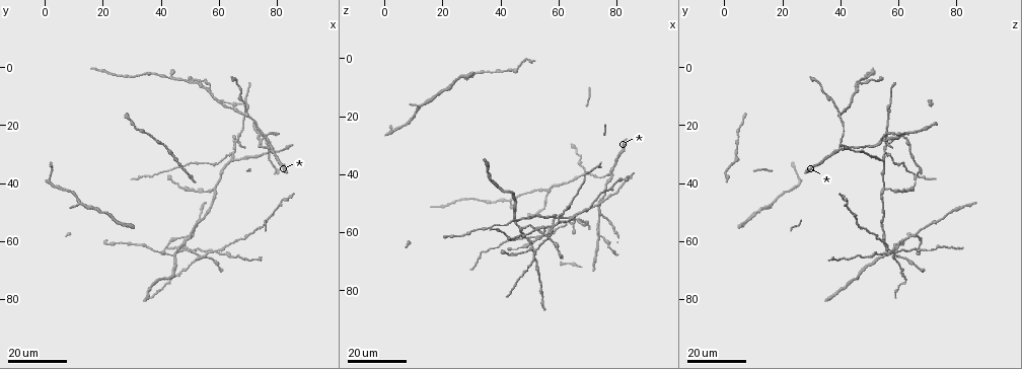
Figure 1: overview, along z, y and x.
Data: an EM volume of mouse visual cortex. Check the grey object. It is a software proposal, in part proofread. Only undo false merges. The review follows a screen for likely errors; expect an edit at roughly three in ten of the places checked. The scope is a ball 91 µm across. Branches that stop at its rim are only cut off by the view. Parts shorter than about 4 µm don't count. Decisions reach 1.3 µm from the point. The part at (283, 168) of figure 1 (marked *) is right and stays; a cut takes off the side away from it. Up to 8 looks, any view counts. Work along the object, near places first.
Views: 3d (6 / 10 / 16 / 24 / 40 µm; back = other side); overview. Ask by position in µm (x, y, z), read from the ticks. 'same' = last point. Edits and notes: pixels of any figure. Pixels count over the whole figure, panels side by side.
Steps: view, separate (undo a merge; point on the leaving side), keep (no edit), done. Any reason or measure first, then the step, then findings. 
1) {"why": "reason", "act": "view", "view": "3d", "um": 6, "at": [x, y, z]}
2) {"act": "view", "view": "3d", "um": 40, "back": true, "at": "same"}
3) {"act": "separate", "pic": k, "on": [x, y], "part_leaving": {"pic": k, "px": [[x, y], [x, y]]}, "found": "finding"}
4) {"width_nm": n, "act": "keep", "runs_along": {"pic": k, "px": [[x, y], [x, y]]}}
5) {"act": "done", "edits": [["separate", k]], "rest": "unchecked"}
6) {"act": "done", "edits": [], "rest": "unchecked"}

{"why": "four-way junction", "act": "view", "view": "3d", "um": 24, "at": [50, 58, 66]}

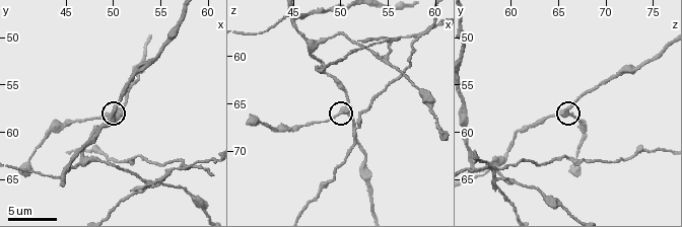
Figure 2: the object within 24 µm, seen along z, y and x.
{"why": "closer look", "act": "view", "view": "3d", "um": 6, "at": [50.4, 57.8, 66.0]}

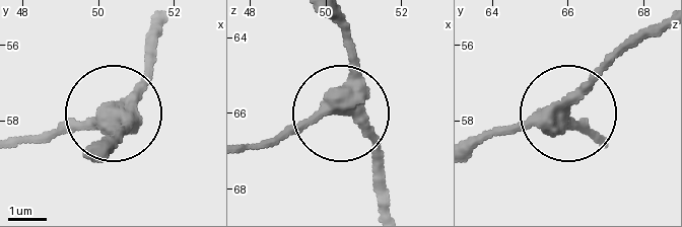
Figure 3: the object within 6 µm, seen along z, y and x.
{"act": "view", "view": "3d", "um": 6, "back": true, "at": [50.55, 57.60, 65.90]}

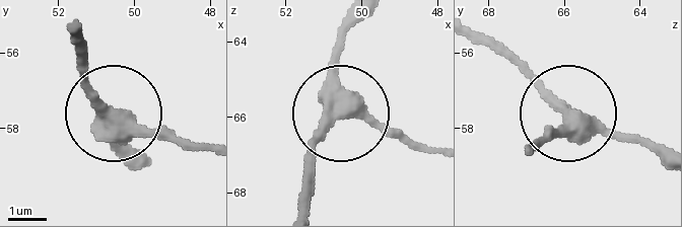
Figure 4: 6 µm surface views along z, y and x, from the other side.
{"width_nm": 380, "act": "keep", "runs_along": {"pic": 4, "px": [[359, 21], [340, 51], [343, 105], [437, 151]]}, "found": "one neuron here"}

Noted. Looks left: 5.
{"why": "four arms meet", "act": "view", "view": "3d", "um": 6, "at": [45.0, 64.0, 56.2]}

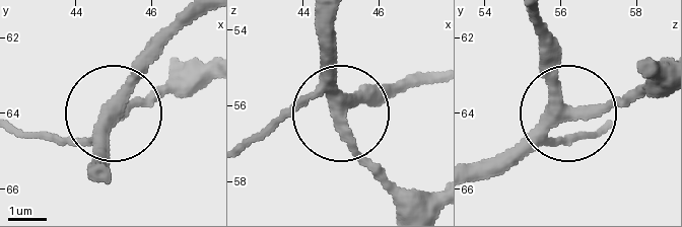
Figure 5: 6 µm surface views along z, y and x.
{"act": "view", "view": "3d", "um": 6, "back": true, "at": [44.90, 64.05, 55.95]}

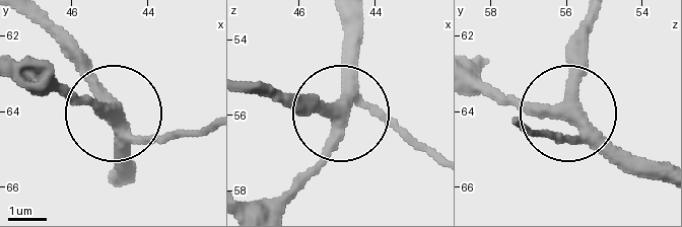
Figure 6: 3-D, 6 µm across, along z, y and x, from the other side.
{"side_arm_um": 44, "act": "keep", "found": "continuous, no second neuron"}

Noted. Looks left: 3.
{"why": "three-way junction", "act": "view", "view": "3d", "um": 16, "at": [64, 30, 56]}

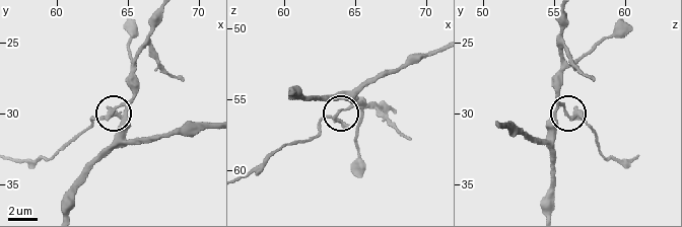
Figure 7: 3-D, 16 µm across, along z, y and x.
{"act": "view", "view": "3d", "um": 10, "at": [64.8, 29.4, 55.6]}

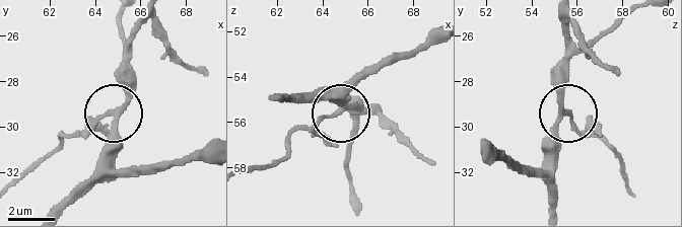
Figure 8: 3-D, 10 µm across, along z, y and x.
{"act": "separate", "pic": 8, "on": [90, 127], "part_leaving": {"pic": 8, "px": [[114, 111], [80, 133], [65, 134], [16, 175]]}, "found": "two neurons meet here"}

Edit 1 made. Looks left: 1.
{"act": "done", "edits": [["separate", 8]], "rest": "unchecked"}

